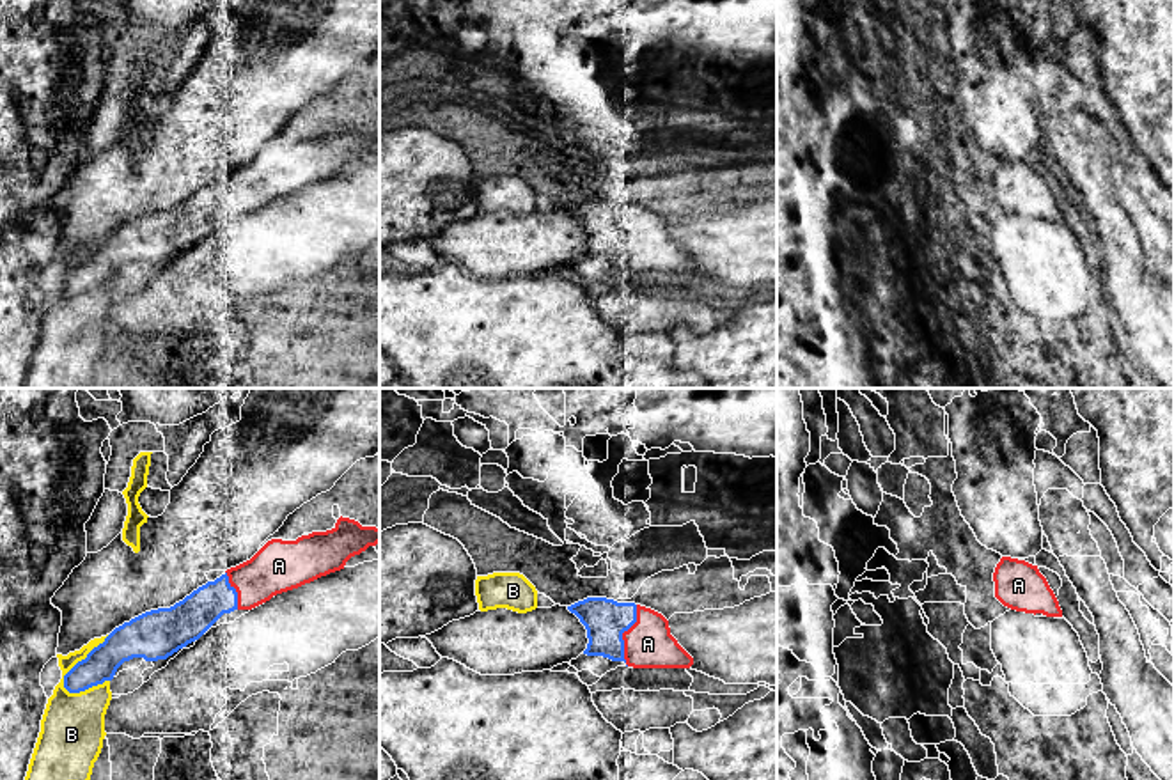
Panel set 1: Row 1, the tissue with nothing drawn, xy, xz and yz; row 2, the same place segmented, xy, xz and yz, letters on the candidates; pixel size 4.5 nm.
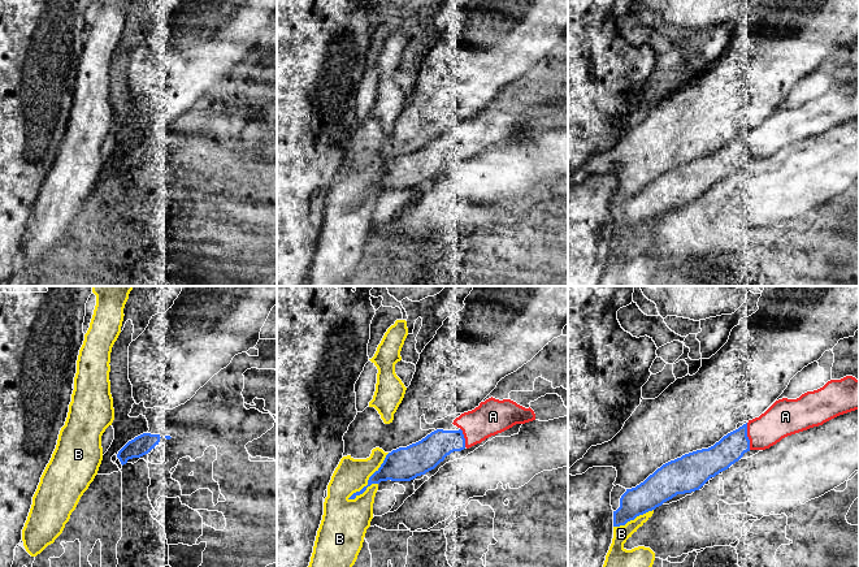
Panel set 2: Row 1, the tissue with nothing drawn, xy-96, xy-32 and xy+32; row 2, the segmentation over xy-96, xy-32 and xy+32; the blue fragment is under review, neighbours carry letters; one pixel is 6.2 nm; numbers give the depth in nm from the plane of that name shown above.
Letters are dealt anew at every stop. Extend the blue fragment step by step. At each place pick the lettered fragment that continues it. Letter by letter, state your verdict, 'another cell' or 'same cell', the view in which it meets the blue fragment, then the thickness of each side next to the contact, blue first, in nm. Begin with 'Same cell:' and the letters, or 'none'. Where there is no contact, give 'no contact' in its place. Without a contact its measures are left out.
Same cell: A
A: same cell; meets blue in xz; 190 nm thick on the blue side, 220 nm on the other
B: another cell; meets blue in xy; 160 nm thick on the blue side, 240 nm on the other

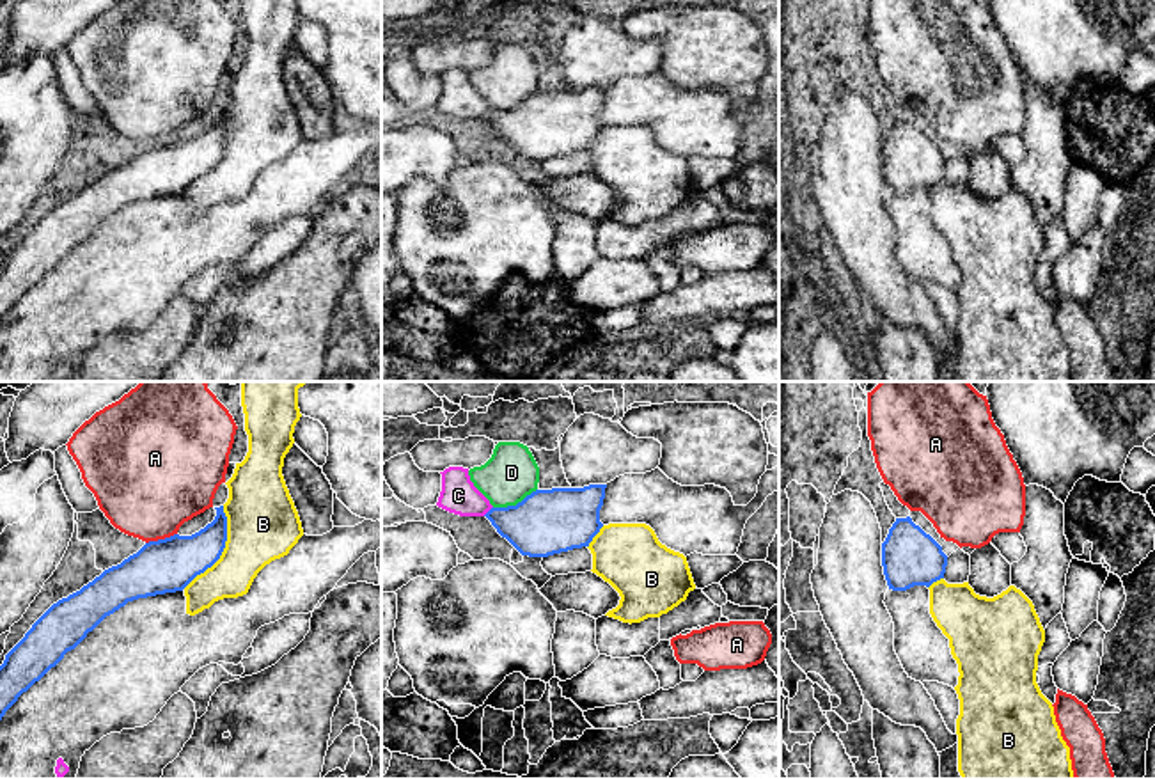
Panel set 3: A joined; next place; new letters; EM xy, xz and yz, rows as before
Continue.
Same cell: none
A: another cell; meets blue in xy; 240 nm thick on the blue side, 460 nm on the other
B: another cell; meets blue in xy; 240 nm thick on the blue side, 320 nm on the other
C: another cell; meets blue in xz; 280 nm thick on the blue side, 170 nm on the other
D: another cell; meets blue in xz; 300 nm thick on the blue side, 240 nm on the other

